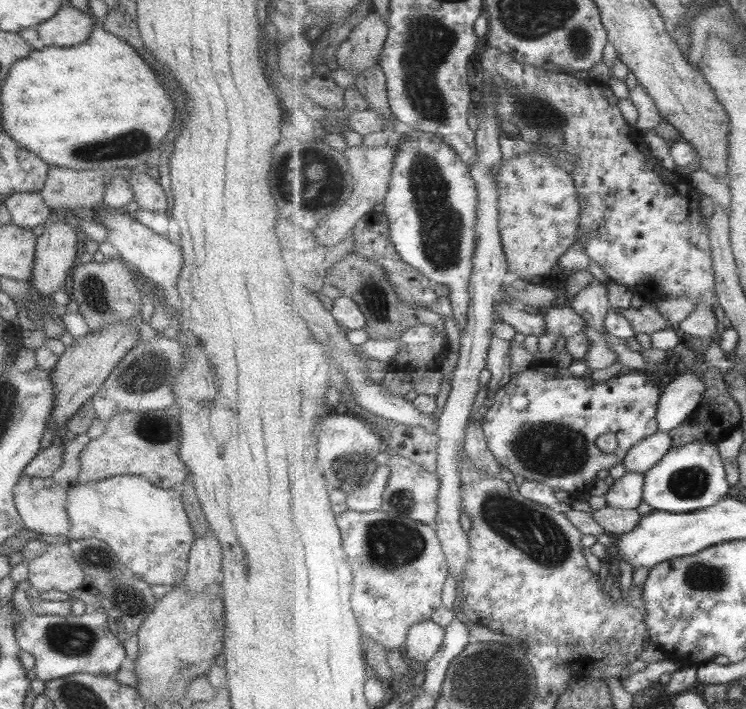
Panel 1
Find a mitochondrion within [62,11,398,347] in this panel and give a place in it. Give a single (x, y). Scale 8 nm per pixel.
(131, 142)

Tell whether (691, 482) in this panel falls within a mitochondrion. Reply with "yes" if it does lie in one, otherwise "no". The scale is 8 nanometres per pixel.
yes

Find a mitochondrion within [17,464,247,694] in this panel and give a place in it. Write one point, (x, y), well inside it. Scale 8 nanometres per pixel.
(68, 639)

